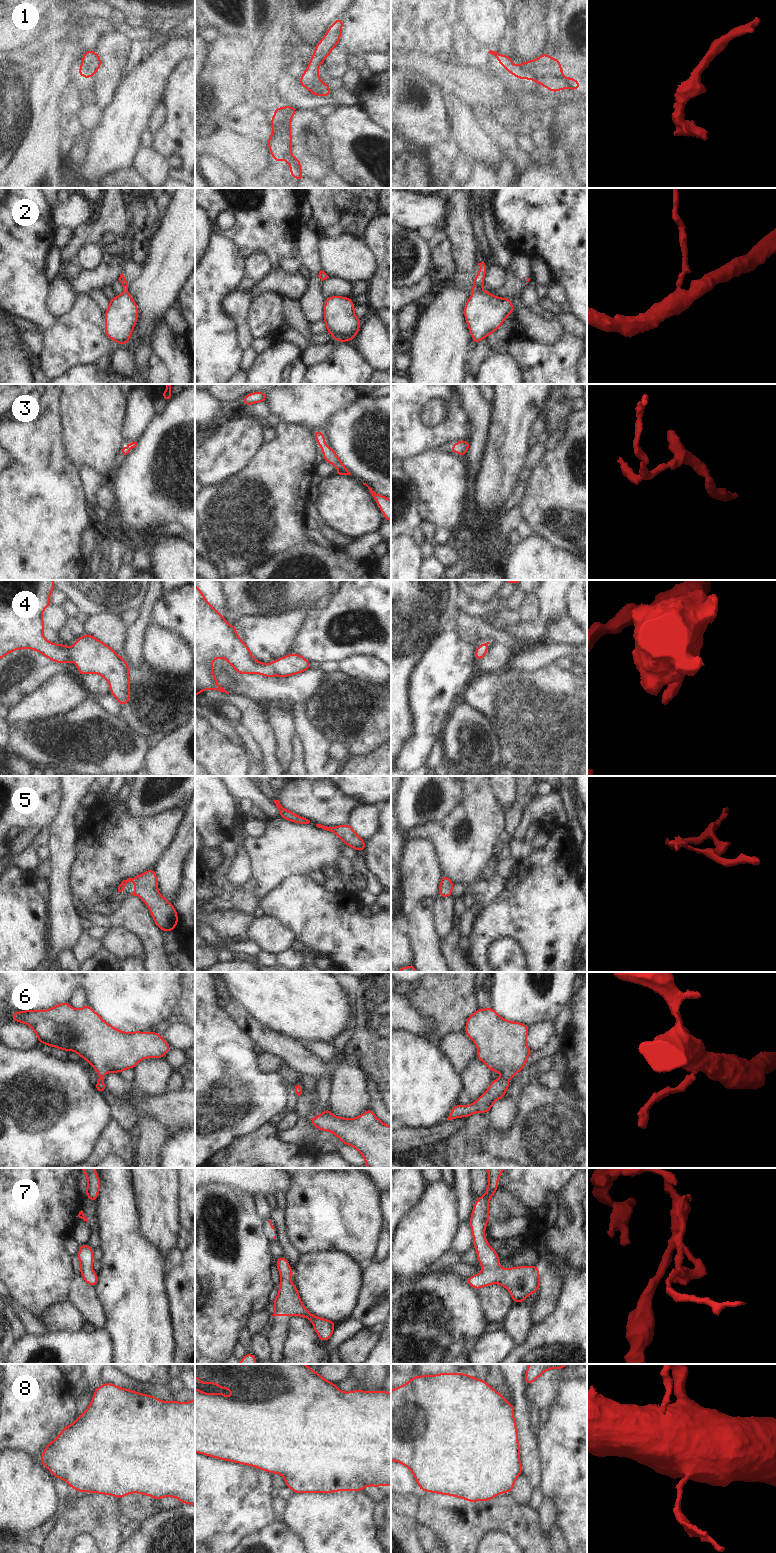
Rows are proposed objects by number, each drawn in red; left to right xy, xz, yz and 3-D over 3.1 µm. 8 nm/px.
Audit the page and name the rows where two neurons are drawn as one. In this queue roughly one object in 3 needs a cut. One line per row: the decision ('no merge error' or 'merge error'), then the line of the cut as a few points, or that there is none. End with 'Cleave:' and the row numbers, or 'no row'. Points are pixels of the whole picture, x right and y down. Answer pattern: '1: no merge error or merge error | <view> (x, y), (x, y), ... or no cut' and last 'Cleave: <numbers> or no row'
1: no merge error | no cut
2: no merge error | no cut
3: no merge error | no cut
4: no merge error | no cut
5: no merge error | no cut
6: no merge error | no cut
7: no merge error | no cut
8: no merge error | no cut
Cleave: no row

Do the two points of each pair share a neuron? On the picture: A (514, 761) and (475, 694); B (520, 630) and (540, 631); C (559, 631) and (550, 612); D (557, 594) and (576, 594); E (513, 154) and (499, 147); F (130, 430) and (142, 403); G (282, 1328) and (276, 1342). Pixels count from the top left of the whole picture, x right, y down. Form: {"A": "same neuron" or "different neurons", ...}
{"A": "same neuron", "B": "same neuron", "C": "different neurons", "D": "different neurons", "E": "different neurons", "F": "same neuron", "G": "same neuron"}

